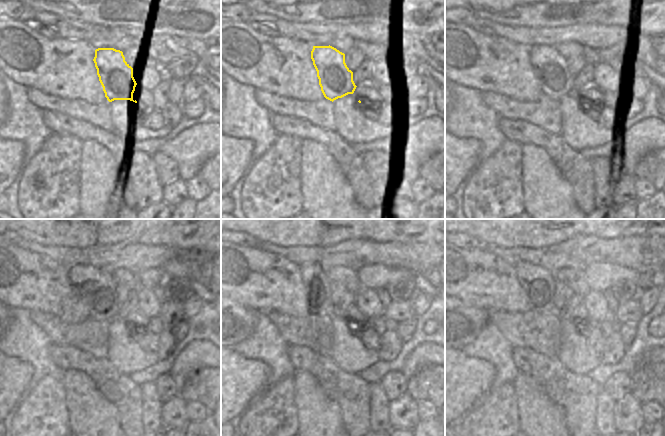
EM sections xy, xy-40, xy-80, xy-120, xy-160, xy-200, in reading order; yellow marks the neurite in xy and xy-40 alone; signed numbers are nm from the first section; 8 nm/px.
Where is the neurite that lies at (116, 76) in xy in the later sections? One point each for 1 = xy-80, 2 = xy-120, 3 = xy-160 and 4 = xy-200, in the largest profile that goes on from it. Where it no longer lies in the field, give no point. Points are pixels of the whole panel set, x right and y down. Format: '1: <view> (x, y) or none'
1: xy-80 (550, 66)
2: xy-120 (98, 286)
3: xy-160 (318, 282)
4: xy-200 (539, 283)

